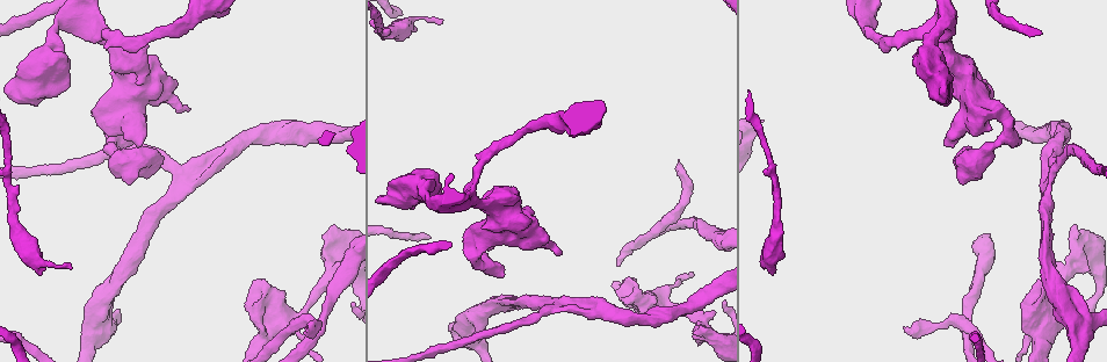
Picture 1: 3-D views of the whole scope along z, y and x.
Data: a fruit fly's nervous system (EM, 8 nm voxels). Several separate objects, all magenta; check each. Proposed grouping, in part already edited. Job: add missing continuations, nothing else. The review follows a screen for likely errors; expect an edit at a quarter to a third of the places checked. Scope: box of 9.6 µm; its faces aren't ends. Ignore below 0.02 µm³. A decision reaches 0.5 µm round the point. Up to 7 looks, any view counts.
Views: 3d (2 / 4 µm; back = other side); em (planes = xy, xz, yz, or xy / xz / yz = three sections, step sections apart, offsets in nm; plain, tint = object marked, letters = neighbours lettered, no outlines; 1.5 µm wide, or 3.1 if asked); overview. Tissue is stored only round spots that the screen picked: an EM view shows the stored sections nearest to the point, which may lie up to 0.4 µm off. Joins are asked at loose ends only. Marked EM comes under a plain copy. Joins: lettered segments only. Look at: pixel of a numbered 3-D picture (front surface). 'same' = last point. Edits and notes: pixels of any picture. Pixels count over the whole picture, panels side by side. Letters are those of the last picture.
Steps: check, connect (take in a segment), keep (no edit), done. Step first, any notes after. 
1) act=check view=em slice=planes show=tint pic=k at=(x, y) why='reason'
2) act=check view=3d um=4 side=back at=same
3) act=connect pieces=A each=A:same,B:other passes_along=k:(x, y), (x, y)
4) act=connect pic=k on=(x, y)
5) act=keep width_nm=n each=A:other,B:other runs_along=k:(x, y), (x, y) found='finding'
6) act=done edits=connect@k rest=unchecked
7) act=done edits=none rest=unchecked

act=check view=em slice=yz step=4 show=tint pic=1 at=(946, 144) why='thick end'

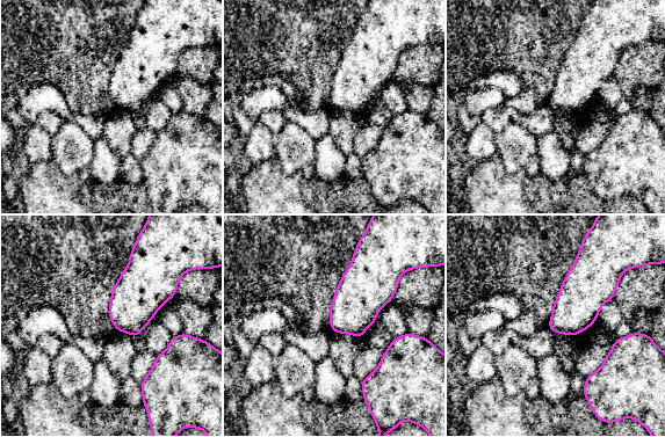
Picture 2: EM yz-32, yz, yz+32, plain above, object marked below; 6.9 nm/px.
act=check view=em slice=planes show=letters at=same

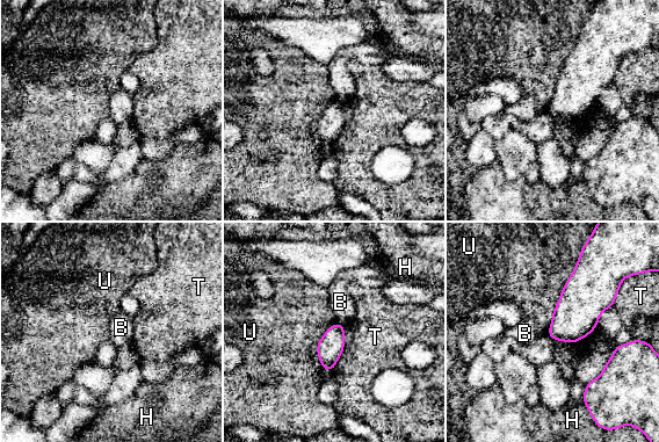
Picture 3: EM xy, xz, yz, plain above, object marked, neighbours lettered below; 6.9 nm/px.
act=keep each=B:other,H:other,T:other,U:other border=3:(335, 321), (317, 345), (320, 366) found='no lettered segment goes on from it'

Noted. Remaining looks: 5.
act=check view=em slice=yz step=4 show=letters pic=1 at=(540, 226) why='an open end'

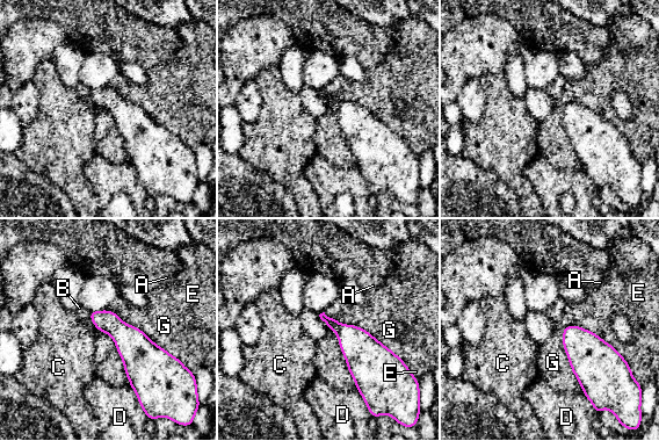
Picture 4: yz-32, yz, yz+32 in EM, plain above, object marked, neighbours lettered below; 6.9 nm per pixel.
act=check view=em slice=planes show=letters at=same

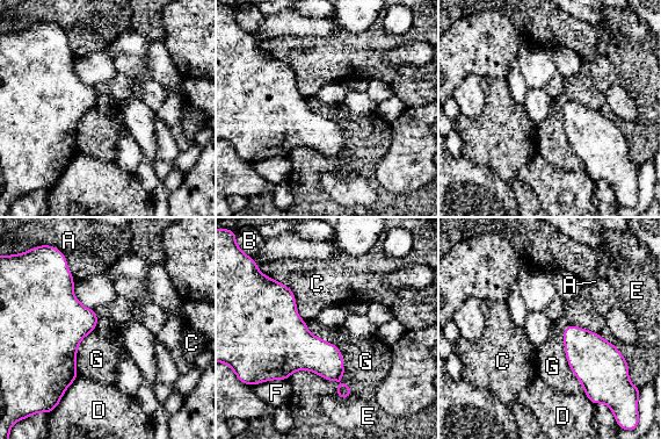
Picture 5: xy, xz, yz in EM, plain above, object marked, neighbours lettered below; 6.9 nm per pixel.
act=keep each=A:other,B:other,C:other,D:other,E:other,F:other,G:other border=5:(305, 322), (340, 351), (341, 379) found='no lettered segment goes on from it'

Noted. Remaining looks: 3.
act=check view=3d um=4 pic=1 at=(416, 28) why='branch stops here'

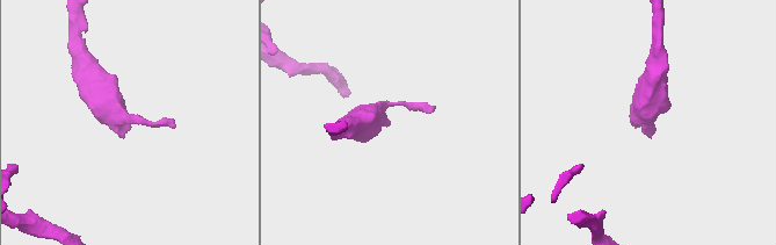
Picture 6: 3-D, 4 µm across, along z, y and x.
act=check view=em slice=planes show=letters pic=6 at=(648, 134)

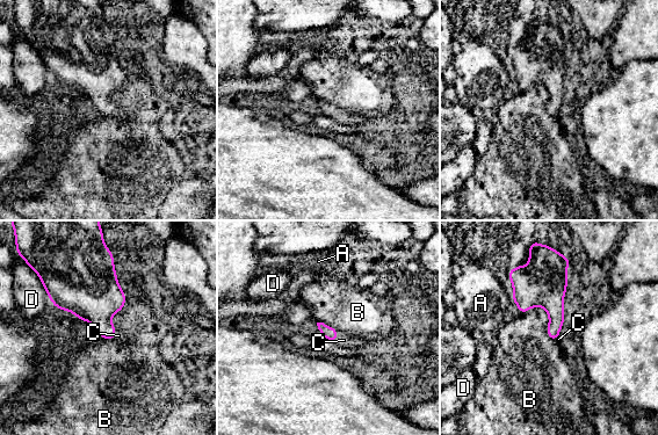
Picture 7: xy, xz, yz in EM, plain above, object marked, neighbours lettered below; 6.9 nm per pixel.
act=connect pieces=C each=A:other,B:other,C:same,D:other found='it goes on there'

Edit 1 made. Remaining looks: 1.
act=done edits=connect@7 rest=unchecked

